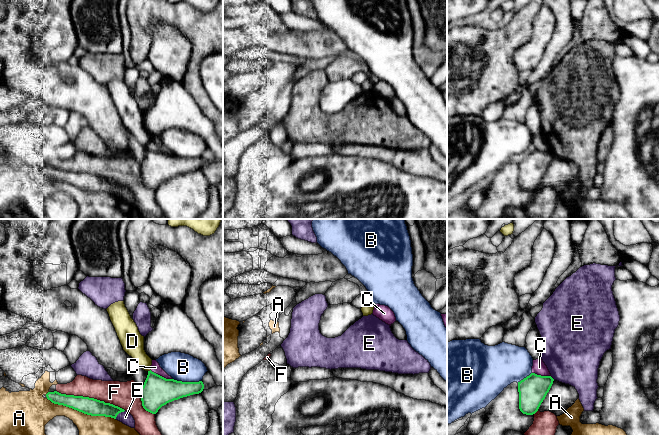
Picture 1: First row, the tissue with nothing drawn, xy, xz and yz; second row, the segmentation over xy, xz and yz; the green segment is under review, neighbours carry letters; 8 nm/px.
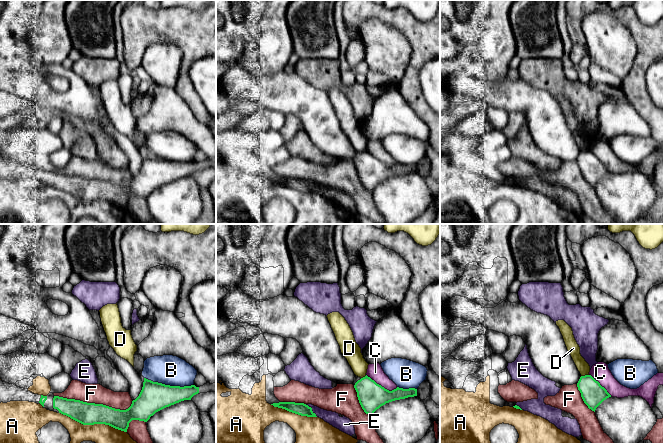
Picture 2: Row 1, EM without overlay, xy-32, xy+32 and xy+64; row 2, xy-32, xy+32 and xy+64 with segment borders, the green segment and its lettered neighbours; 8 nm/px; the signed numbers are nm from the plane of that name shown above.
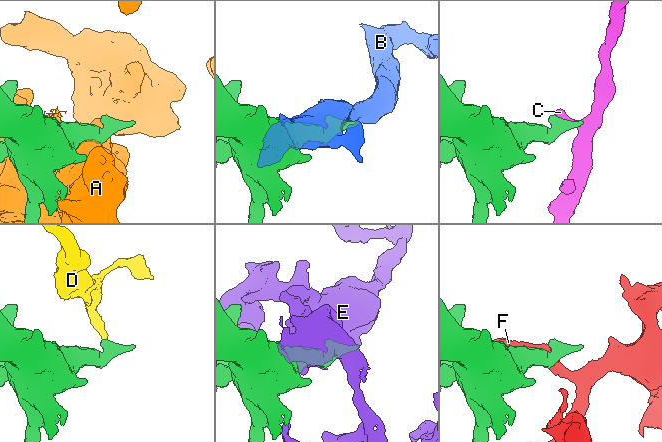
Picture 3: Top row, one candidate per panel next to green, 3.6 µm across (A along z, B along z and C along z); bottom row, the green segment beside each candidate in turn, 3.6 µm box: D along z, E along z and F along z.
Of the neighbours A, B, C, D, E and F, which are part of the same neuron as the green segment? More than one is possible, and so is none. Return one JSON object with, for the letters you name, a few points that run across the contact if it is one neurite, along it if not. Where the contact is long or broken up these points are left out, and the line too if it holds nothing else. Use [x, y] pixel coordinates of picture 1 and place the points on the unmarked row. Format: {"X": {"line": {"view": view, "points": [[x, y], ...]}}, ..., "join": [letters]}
{"join": []}

